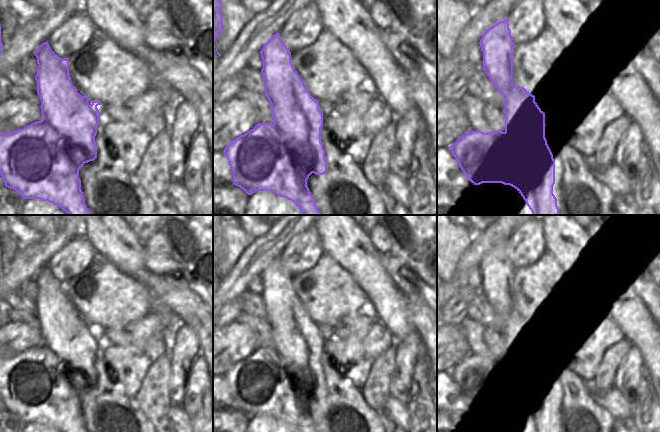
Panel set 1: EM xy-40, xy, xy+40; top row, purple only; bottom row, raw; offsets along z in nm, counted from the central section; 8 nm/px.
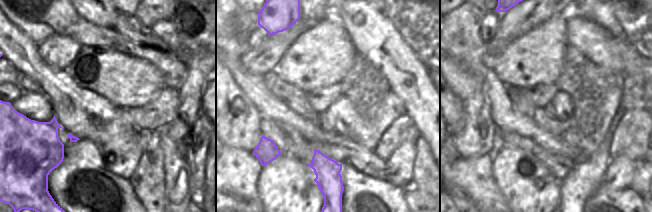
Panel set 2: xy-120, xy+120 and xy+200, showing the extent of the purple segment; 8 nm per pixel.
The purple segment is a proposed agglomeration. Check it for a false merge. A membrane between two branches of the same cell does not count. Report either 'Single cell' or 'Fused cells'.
Fused cells.

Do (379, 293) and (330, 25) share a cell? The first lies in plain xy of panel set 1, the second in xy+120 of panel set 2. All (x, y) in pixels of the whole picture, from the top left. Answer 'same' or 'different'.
different

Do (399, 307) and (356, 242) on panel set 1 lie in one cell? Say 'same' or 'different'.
same

